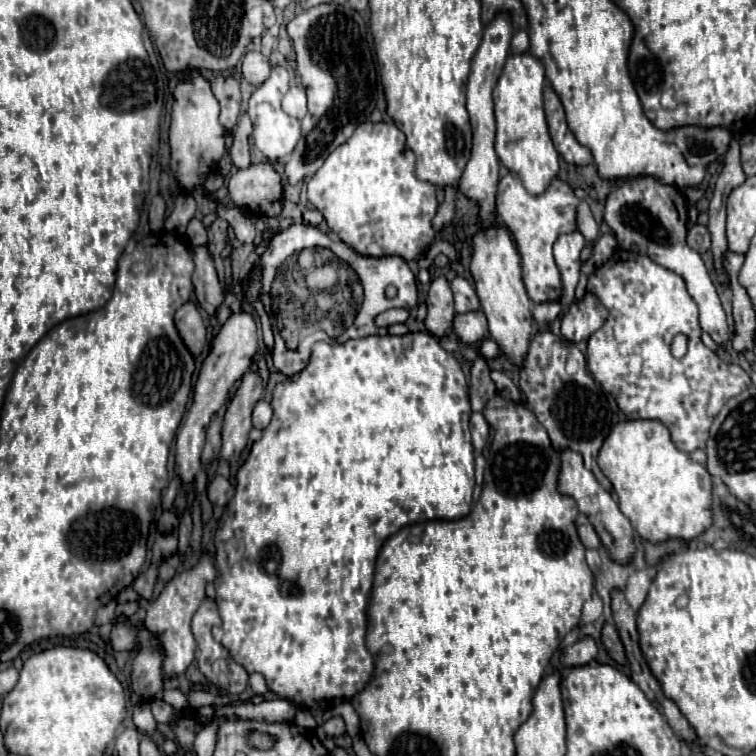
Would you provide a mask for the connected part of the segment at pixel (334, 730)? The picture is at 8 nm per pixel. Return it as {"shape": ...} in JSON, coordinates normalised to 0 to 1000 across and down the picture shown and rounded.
{"shape":[[[438,948],[435,954],[430,954],[427,956],[427,962],[425,962],[427,967],[430,967],[430,972],[433,975],[448,975],[448,972],[454,972],[456,970],[456,956],[454,956],[454,951],[451,948]]]}

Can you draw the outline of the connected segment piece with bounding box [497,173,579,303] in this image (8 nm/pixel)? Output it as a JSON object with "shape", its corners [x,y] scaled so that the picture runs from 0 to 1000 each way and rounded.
{"shape":[[[671,229],[657,247],[657,284],[676,303],[692,351],[692,372],[705,401],[739,398],[745,390],[742,358],[731,343],[731,321],[742,308],[758,308],[763,303],[762,280],[766,263],[758,258],[753,242],[731,237],[721,255],[702,258],[692,247],[681,229]]]}

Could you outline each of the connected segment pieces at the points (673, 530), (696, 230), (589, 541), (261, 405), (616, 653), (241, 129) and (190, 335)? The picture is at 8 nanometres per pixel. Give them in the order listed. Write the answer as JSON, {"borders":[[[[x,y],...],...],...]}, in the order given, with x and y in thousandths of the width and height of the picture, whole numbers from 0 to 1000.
{"borders":[[[[827,557],[813,562],[792,599],[795,602],[790,612],[798,618],[800,631],[811,639],[819,671],[824,681],[837,689],[837,697],[848,713],[861,718],[877,718],[885,713],[911,716],[933,705],[938,700],[938,692],[943,692],[943,679],[938,676],[943,665],[943,636],[938,623],[930,615],[914,610],[909,599],[898,597],[888,583],[885,570],[872,557]]],[[[917,298],[911,311],[909,311],[909,321],[914,329],[938,329],[940,327],[940,313],[935,300],[930,298]]],[[[766,679],[766,684],[763,684],[763,702],[766,702],[769,718],[771,718],[776,726],[792,726],[795,716],[792,716],[784,694],[779,692],[776,681],[771,681],[771,679]]],[[[343,530],[337,536],[337,541],[335,541],[335,565],[351,567],[356,562],[356,557],[358,557],[358,549],[361,549],[358,536],[351,533],[351,530]]],[[[803,824],[798,829],[798,843],[795,843],[798,853],[803,856],[803,864],[819,877],[819,880],[829,880],[829,869],[827,869],[827,858],[824,858],[824,851],[819,845],[819,837],[813,832],[811,824]]],[[[321,152],[311,171],[311,184],[306,192],[306,213],[311,221],[329,221],[332,205],[329,205],[329,179],[332,179],[332,160],[327,152]]],[[[255,398],[242,401],[231,414],[231,430],[245,456],[255,470],[263,470],[274,454],[274,438],[266,422],[266,414]]]]}

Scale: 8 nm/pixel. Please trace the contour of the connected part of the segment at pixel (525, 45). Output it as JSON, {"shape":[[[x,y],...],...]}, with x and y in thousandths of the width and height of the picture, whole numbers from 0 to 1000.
{"shape":[[[687,38],[676,54],[676,70],[694,70],[694,67],[700,67],[700,46],[697,41]]]}

